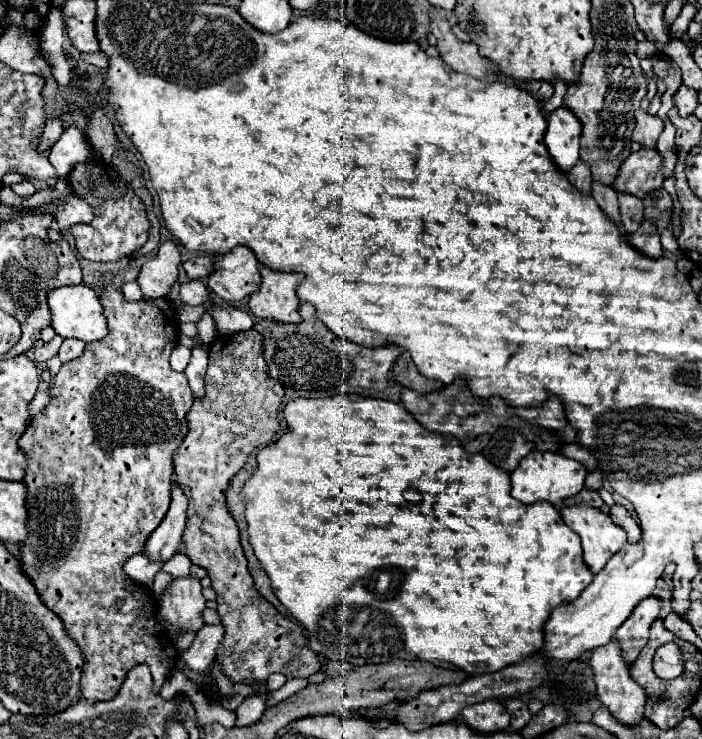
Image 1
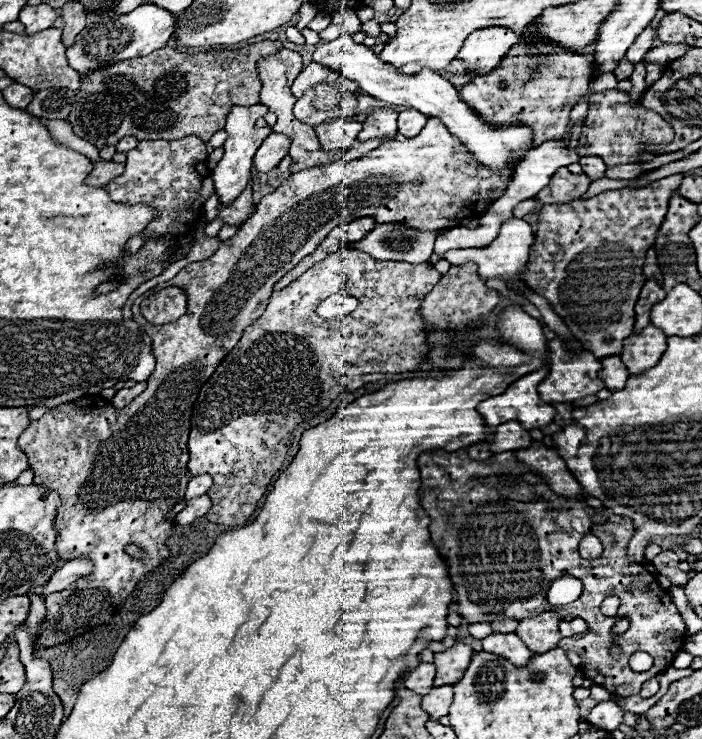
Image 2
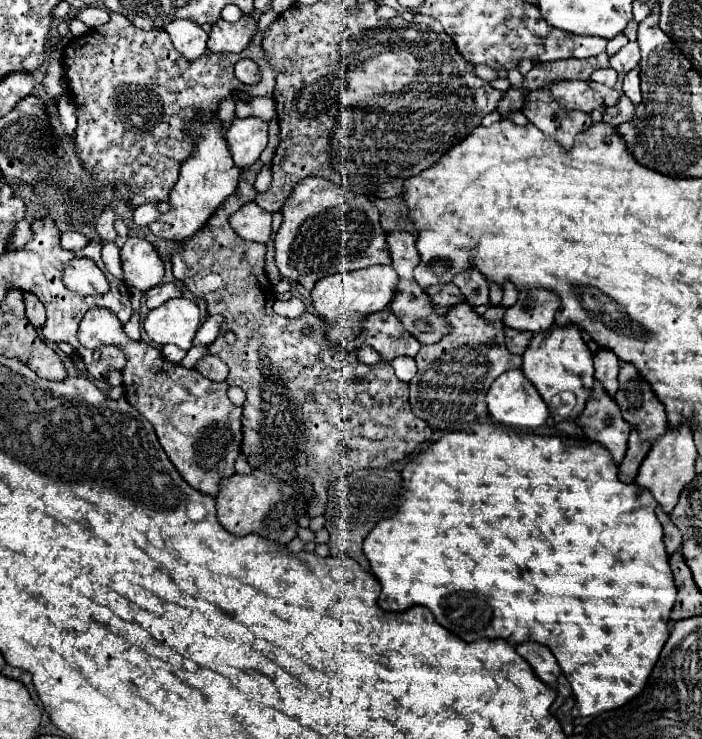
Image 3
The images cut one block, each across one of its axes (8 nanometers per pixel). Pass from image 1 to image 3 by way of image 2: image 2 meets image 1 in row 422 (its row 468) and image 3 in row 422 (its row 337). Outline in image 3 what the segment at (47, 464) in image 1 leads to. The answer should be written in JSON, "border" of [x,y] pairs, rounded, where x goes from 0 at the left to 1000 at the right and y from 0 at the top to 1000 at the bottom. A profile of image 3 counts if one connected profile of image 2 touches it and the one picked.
{"border":[[[131,417],[123,422],[120,433],[114,436],[114,447],[111,447],[111,460],[120,471],[137,474],[140,468],[148,465],[168,465],[177,471],[179,482],[182,482],[182,493],[174,501],[177,509],[177,530],[179,530],[179,541],[219,576],[222,590],[231,601],[231,606],[236,609],[242,625],[251,631],[251,636],[256,639],[256,644],[279,663],[308,671],[311,668],[311,652],[322,644],[333,641],[333,625],[342,617],[342,601],[345,601],[345,552],[333,549],[325,536],[325,520],[322,517],[302,517],[296,512],[291,512],[282,501],[276,498],[262,498],[256,493],[239,490],[234,487],[231,476],[208,463],[191,463],[179,449],[177,441],[168,430],[162,430],[160,422],[154,422],[151,417]]]}

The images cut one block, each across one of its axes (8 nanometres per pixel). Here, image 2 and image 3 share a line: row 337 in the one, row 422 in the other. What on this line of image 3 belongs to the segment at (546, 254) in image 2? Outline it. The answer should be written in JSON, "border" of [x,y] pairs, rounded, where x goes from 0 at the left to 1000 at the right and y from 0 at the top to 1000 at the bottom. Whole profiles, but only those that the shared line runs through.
{"border":[[[846,514],[846,525],[835,544],[835,552],[818,571],[840,595],[866,606],[877,628],[889,622],[897,574],[886,566],[877,541],[869,533],[863,533],[852,514]]]}

